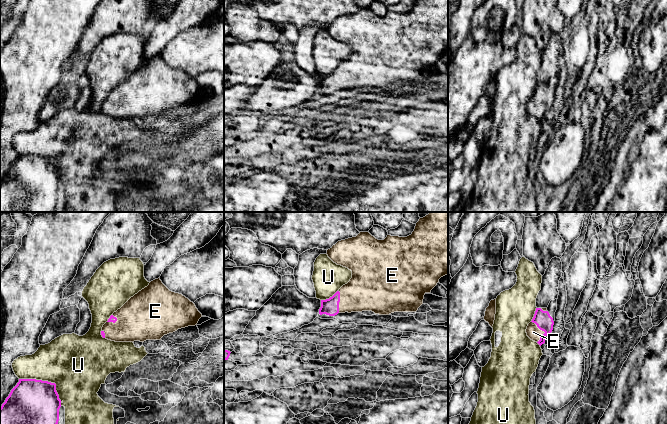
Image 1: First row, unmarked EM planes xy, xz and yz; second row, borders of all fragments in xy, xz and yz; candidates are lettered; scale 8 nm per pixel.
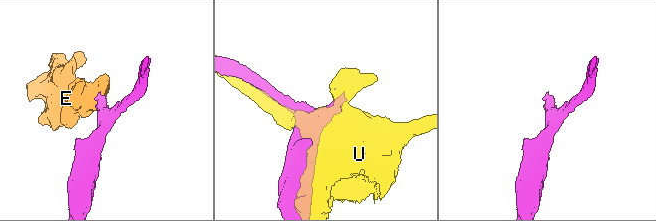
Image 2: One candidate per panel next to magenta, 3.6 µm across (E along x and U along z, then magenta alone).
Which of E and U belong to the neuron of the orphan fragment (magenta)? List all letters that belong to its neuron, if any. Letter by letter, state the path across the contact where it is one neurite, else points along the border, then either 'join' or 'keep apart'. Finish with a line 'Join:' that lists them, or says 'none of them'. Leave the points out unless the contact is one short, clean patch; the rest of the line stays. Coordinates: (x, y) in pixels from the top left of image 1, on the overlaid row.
E: runs through yz (543, 320), (543, 330), (533, 332); join
U: keep apart
Join: E

